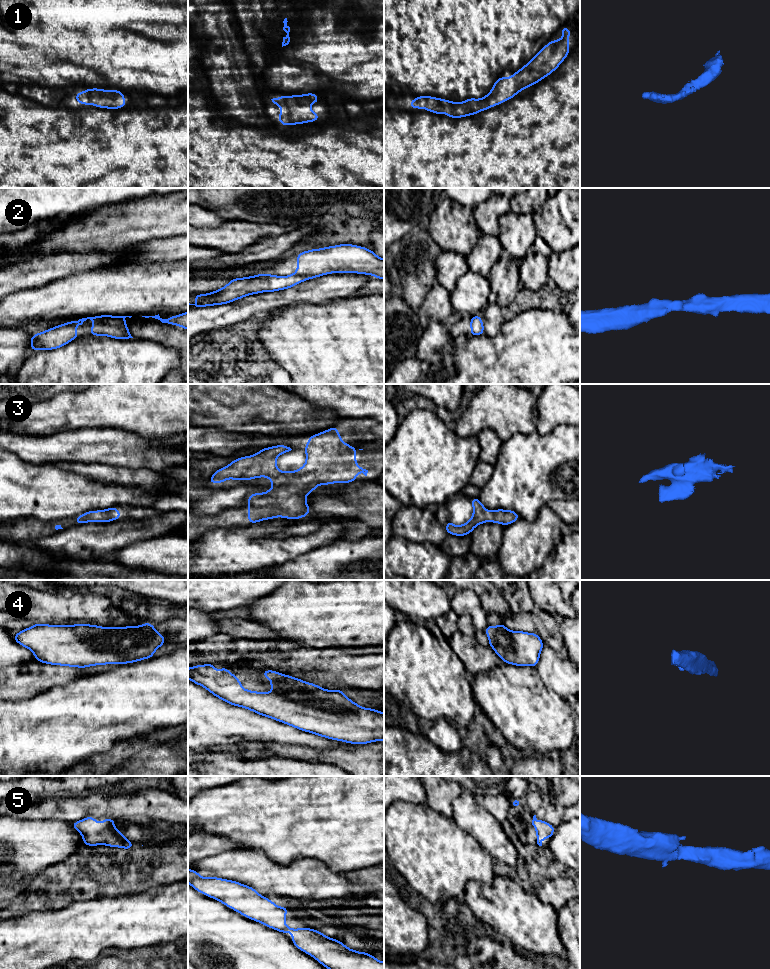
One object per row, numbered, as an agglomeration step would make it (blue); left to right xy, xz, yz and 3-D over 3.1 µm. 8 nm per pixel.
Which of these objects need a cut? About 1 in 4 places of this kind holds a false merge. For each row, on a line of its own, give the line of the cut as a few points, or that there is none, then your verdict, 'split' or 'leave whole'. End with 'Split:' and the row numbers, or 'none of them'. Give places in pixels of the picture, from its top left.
1: cut none; leave whole
2: cut none; leave whole
3: cut none; leave whole
4: cut none; leave whole
5: cut none; leave whole
Split: none of them

